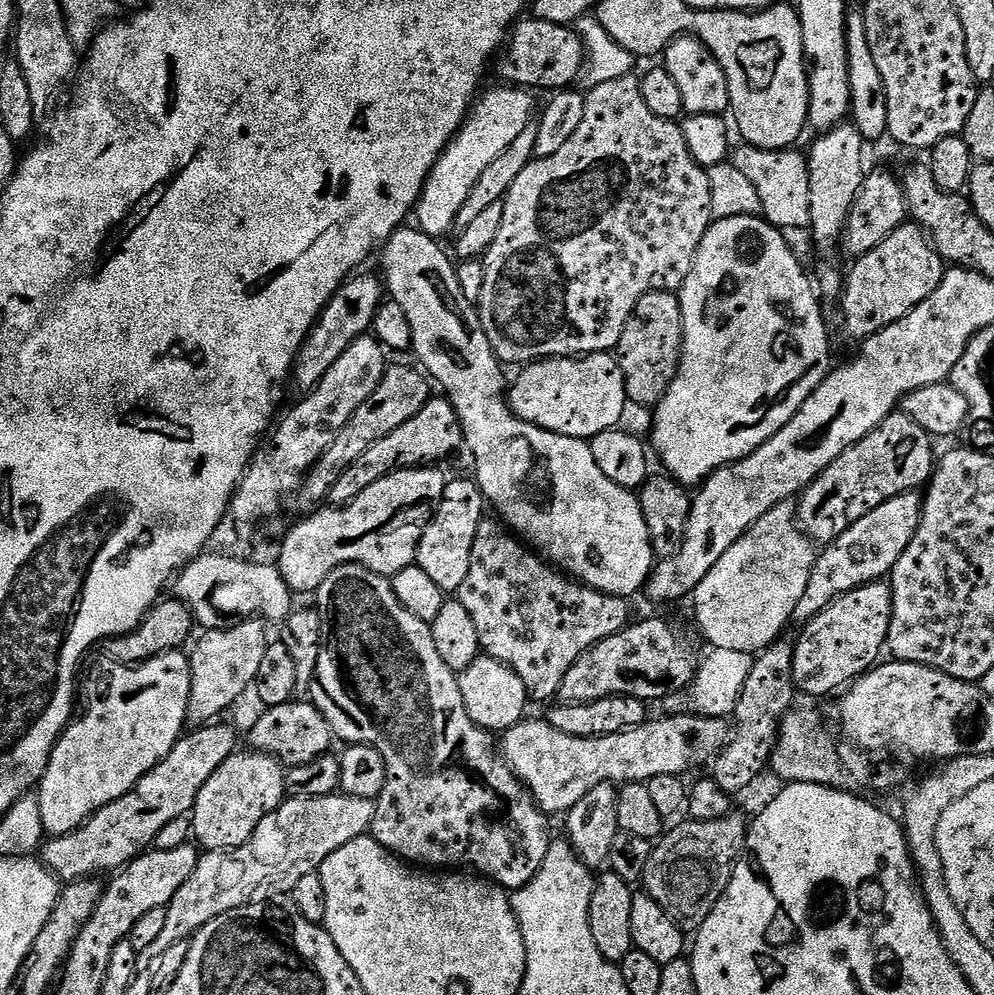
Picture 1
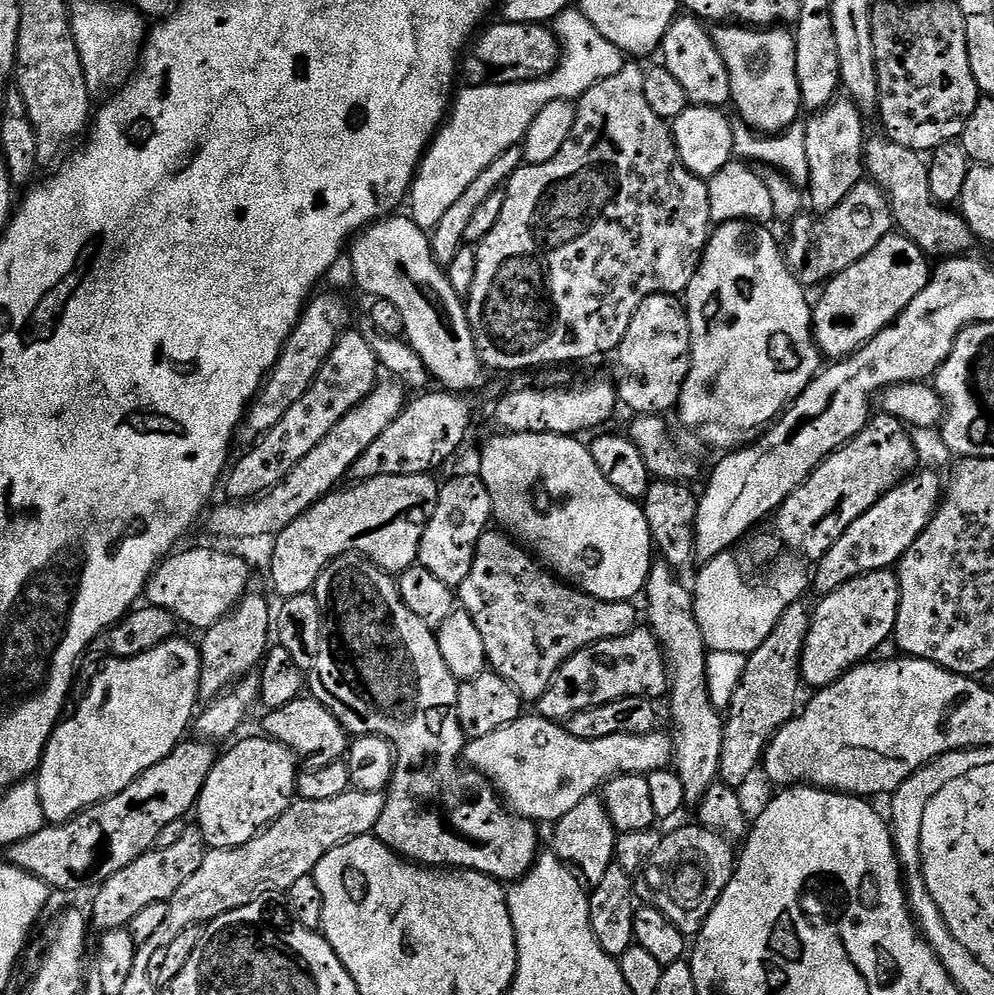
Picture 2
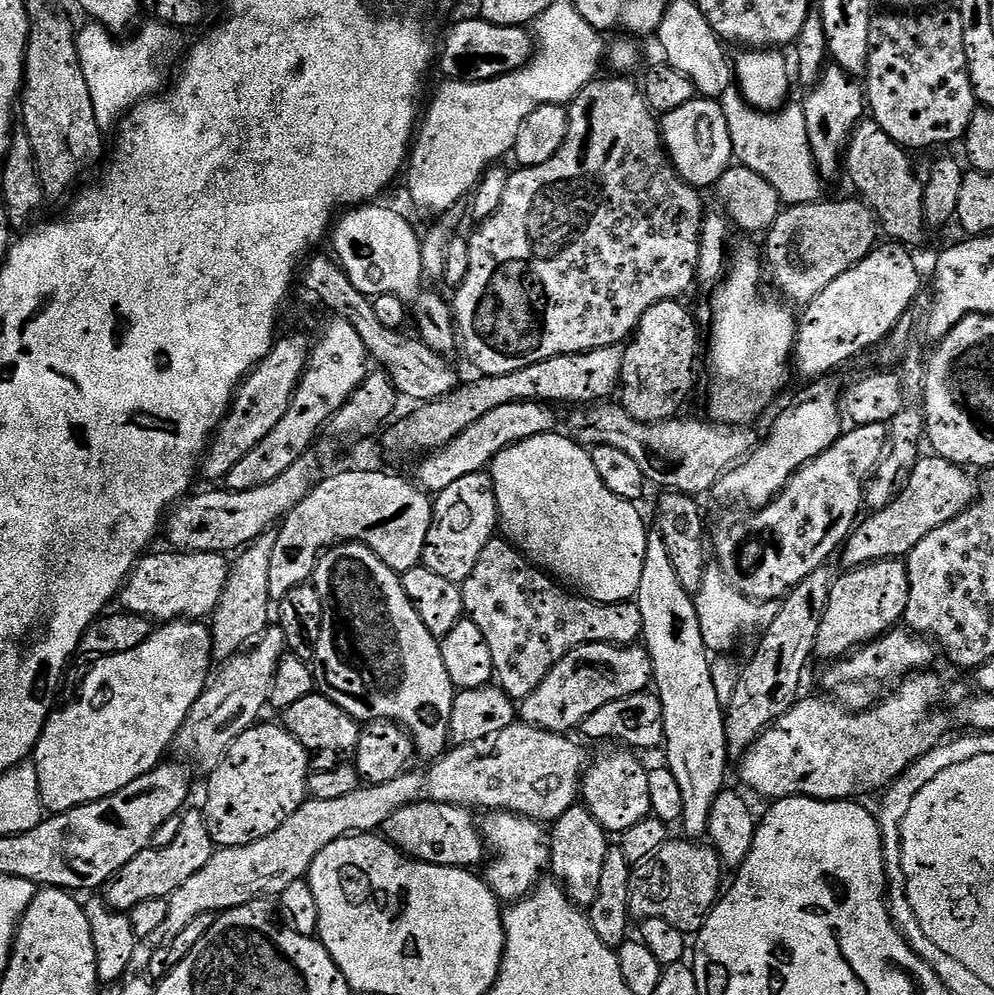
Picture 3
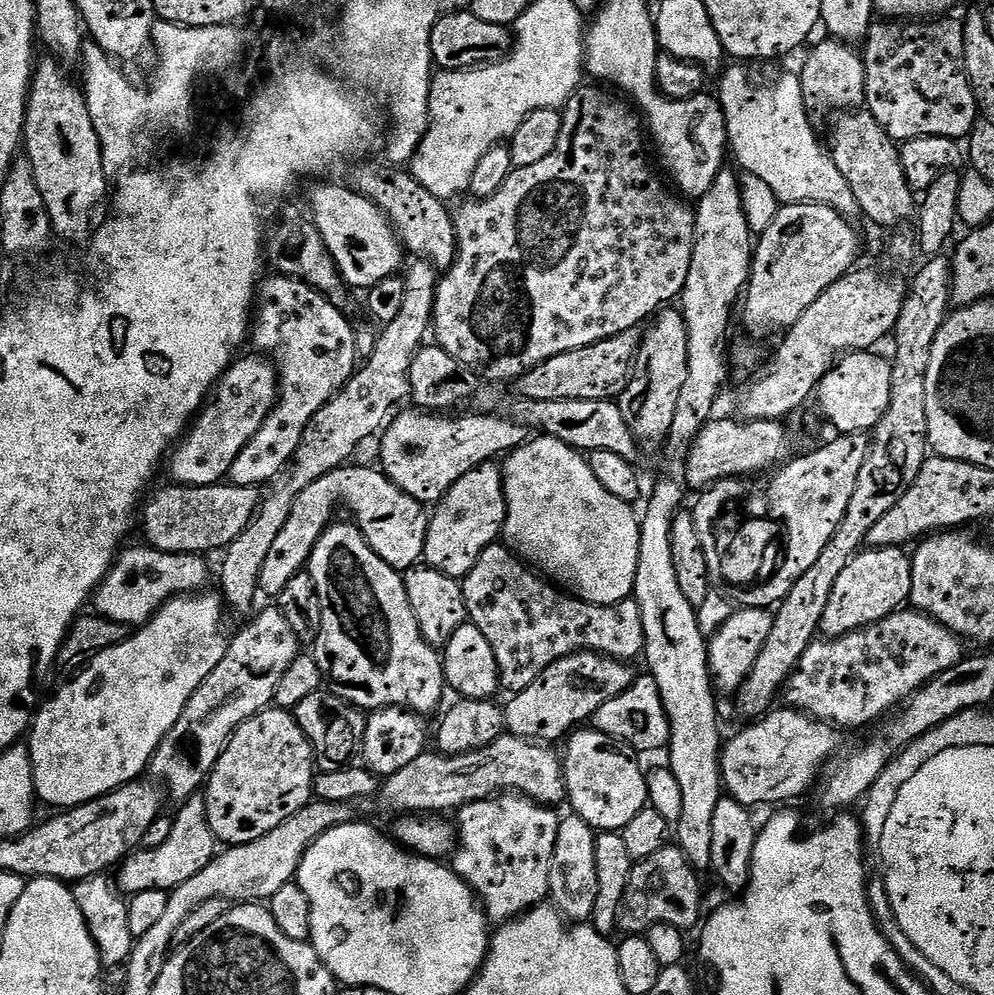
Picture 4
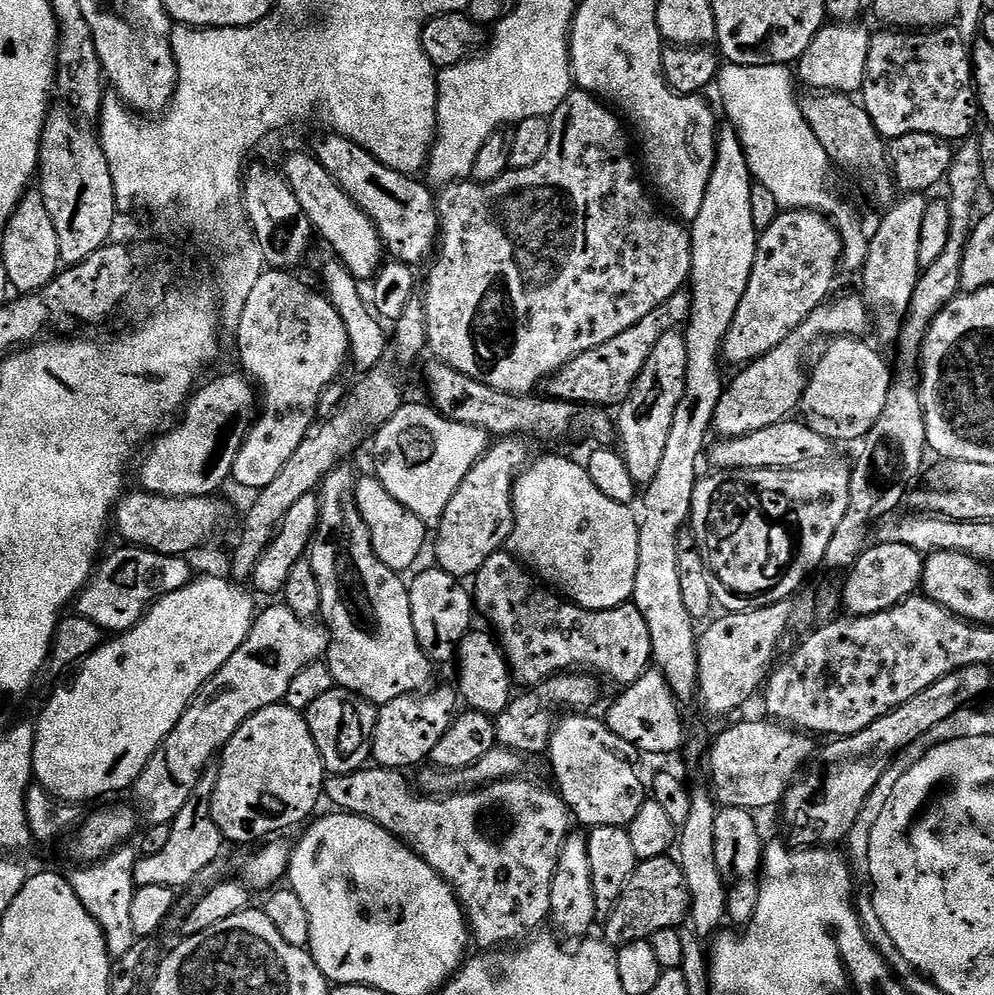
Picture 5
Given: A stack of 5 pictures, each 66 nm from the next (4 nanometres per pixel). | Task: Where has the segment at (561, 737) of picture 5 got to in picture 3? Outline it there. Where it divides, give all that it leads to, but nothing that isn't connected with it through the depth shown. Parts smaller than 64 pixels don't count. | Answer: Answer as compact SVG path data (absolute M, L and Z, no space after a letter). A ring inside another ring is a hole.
M632 750L608 752L600 761L585 771L582 781L582 804L589 808L605 832L619 834L652 815L650 806L649 771L644 768L641 757Z

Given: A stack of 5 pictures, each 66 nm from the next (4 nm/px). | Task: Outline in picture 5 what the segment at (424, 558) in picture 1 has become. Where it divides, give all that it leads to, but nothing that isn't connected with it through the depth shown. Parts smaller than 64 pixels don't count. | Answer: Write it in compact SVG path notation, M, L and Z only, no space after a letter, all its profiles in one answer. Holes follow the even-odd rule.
M500 438L489 447L484 457L462 478L462 486L446 506L446 514L436 532L435 563L446 574L457 578L475 577L476 572L495 552L507 545L514 526L512 488L516 477L530 463L528 448L523 439Z

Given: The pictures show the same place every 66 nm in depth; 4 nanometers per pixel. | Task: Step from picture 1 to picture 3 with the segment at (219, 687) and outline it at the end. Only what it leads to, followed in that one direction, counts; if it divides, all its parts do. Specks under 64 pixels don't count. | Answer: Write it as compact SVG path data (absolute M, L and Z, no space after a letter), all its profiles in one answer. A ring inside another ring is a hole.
M275 531L264 533L256 539L255 544L243 549L235 557L236 564L234 560L231 565L218 606L210 617L212 654L217 661L227 662L233 656L239 656L270 627L268 615L274 612L274 601L270 594L270 554L274 550L275 541Z

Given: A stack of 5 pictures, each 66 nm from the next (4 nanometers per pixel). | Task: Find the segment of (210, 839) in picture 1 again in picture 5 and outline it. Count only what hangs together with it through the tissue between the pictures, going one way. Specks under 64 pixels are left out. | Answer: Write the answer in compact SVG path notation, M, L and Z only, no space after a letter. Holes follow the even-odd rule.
M283 702L266 706L246 718L219 753L219 764L212 817L221 837L233 840L236 846L255 840L264 842L283 828L303 825L324 796L326 769L307 715Z

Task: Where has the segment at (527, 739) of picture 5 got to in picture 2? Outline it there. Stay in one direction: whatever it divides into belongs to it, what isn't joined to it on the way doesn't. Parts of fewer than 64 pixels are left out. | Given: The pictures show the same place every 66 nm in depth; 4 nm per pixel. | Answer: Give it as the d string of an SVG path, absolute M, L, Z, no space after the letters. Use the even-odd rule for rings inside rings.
M637 626L624 636L599 640L575 652L558 674L554 674L546 694L542 694L538 701L538 712L548 720L566 722L582 710L606 706L615 700L647 696L656 702L659 696L667 697L669 692L670 677L664 647L651 627Z

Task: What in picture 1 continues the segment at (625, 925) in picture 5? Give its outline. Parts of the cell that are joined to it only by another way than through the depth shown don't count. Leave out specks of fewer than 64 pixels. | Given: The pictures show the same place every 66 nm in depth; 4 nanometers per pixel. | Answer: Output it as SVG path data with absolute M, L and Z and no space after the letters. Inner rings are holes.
M729 814L717 820L688 818L685 821L673 832L665 831L659 837L646 866L642 888L670 914L675 924L685 930L695 930L706 922L712 907L722 898L726 886L730 886L736 861L744 852L750 824L740 814Z

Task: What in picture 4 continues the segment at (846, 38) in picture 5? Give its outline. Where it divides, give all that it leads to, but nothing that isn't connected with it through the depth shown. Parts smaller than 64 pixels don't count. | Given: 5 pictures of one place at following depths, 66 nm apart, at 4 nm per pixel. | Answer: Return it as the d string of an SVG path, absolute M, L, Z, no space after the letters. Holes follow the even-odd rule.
M824 38L824 41L805 58L804 69L799 69L798 75L805 106L811 113L812 125L817 130L823 129L824 120L820 116L831 117L833 114L856 110L865 103L864 57L853 45L846 44L842 40Z

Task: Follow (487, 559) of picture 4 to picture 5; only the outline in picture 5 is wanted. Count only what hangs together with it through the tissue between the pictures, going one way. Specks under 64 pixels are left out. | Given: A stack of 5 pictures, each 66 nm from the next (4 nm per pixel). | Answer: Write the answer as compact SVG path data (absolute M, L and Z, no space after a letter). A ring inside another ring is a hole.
M501 550L495 552L490 558L486 558L486 562L482 562L482 566L476 572L474 577L474 604L480 612L489 620L490 623L496 627L495 635L498 637L498 643L504 653L506 659L508 659L508 666L512 673L513 681L520 686L535 686L548 679L549 676L556 675L557 672L565 670L591 670L593 673L599 674L605 681L613 680L614 683L627 686L633 684L636 679L640 677L643 672L647 672L650 665L653 663L652 658L652 643L650 642L650 626L646 626L646 618L642 618L642 614L636 609L636 605L629 602L618 606L617 608L611 608L610 610L586 610L585 608L579 608L576 604L569 602L565 597L557 594L551 587L545 586L529 569L525 568L511 551Z

